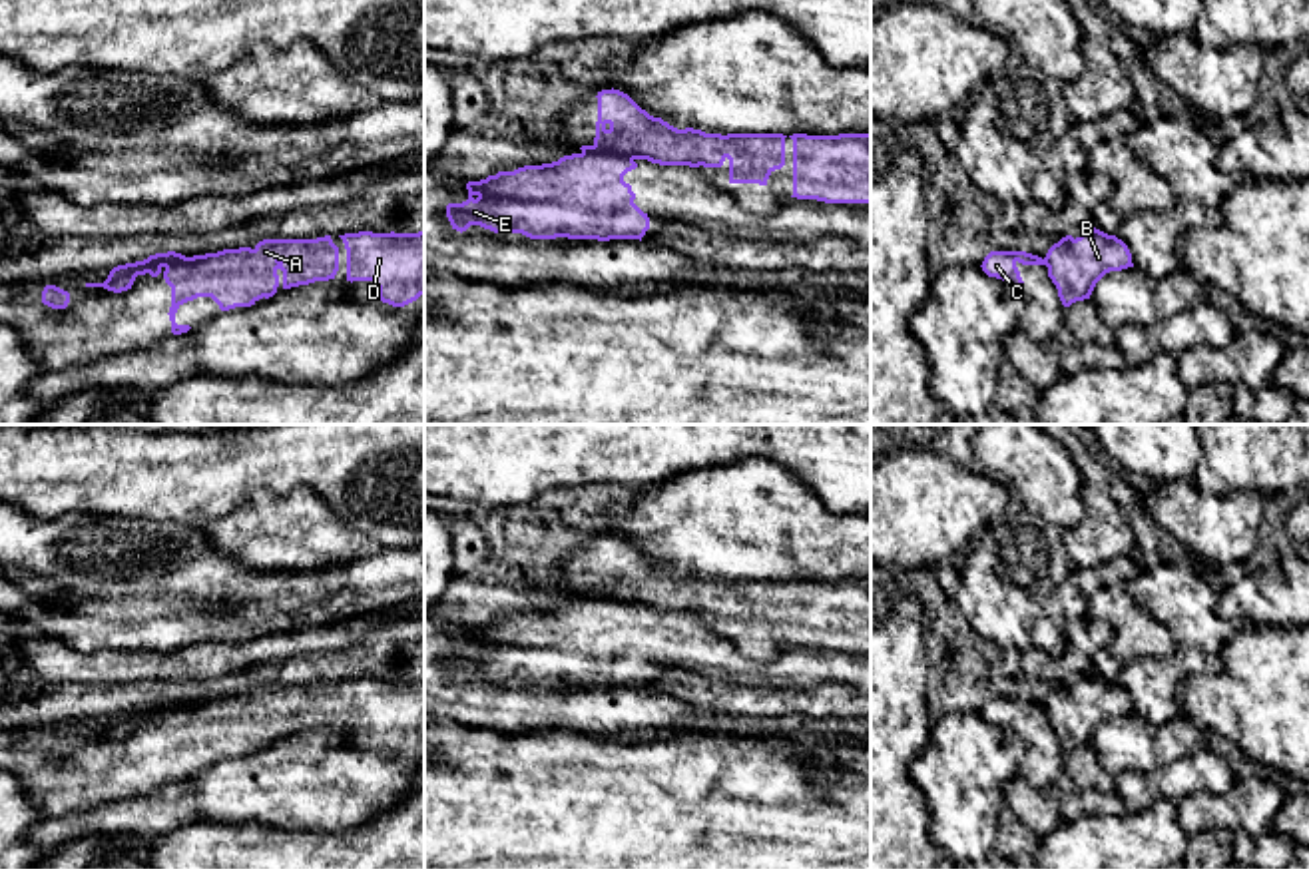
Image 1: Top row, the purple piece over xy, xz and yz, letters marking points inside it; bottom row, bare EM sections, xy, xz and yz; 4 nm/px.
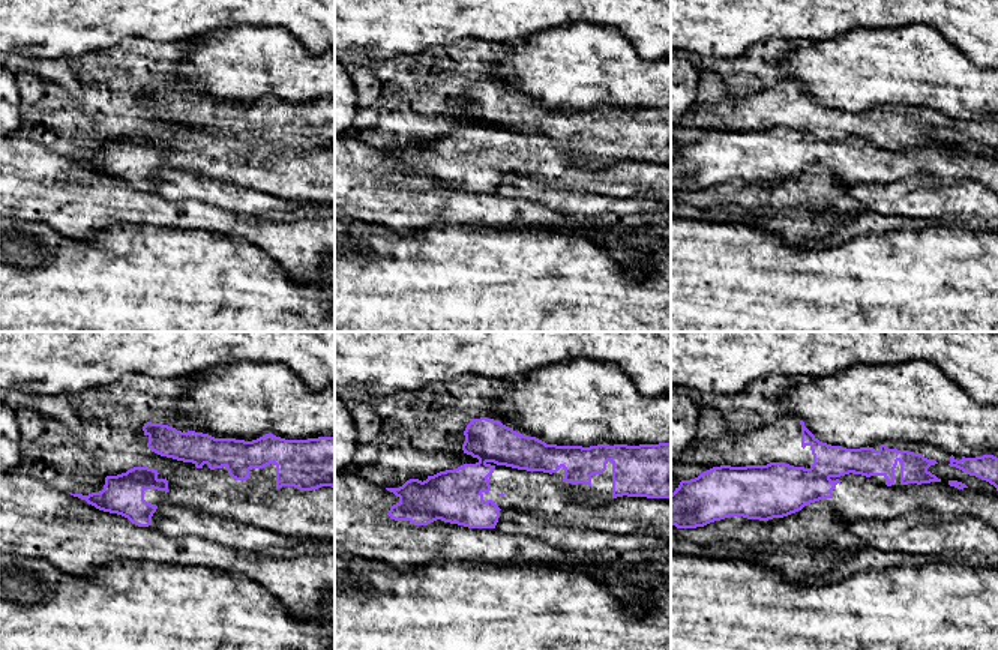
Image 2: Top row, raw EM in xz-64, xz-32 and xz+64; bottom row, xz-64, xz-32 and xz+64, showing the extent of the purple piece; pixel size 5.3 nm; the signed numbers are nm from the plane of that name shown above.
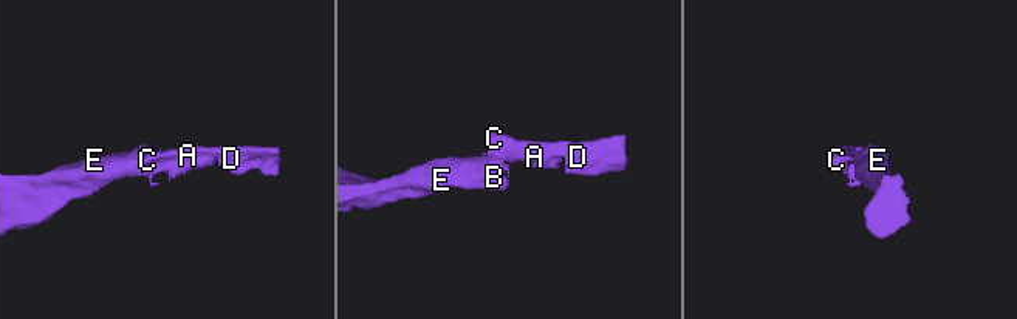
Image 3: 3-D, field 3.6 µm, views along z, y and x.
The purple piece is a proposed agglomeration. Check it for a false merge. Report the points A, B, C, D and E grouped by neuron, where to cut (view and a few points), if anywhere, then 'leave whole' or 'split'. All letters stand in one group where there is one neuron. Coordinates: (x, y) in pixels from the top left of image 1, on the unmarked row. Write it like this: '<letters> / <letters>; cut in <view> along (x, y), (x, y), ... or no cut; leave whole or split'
A C D / B E; cut in xz along (582, 596), (606, 596), (632, 608); split

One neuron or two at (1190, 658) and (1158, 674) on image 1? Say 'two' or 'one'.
one

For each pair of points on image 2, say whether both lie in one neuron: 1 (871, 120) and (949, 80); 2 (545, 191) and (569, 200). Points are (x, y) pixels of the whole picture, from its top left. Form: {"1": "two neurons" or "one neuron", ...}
{"1": "two neurons", "2": "one neuron"}

